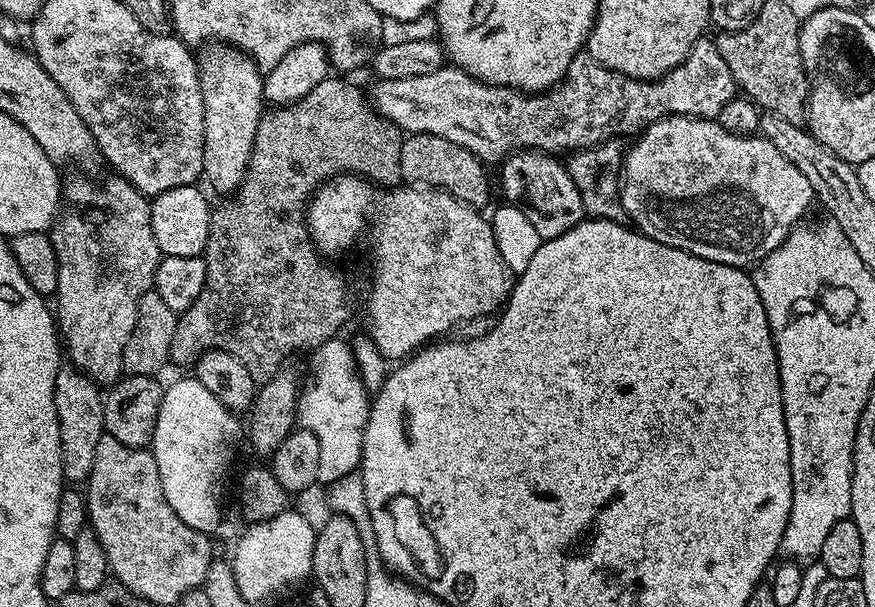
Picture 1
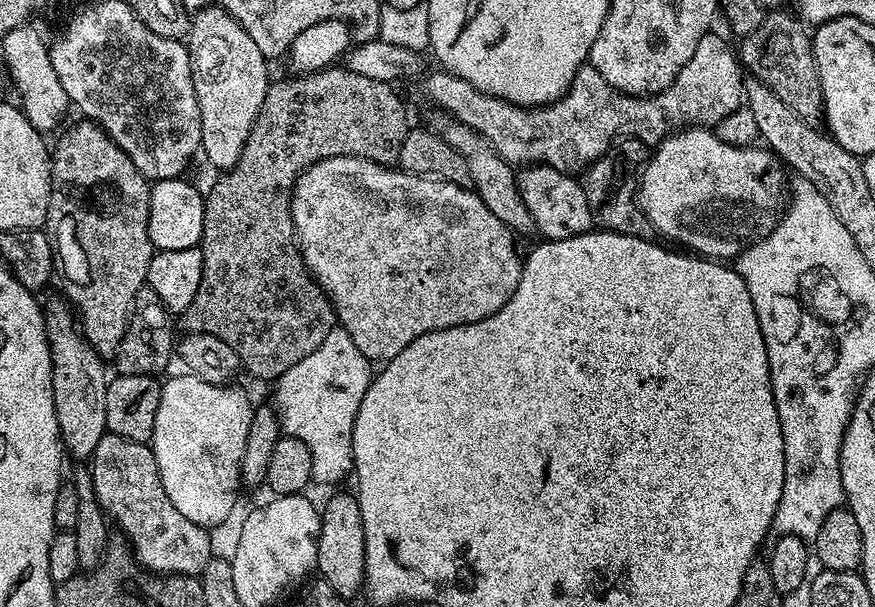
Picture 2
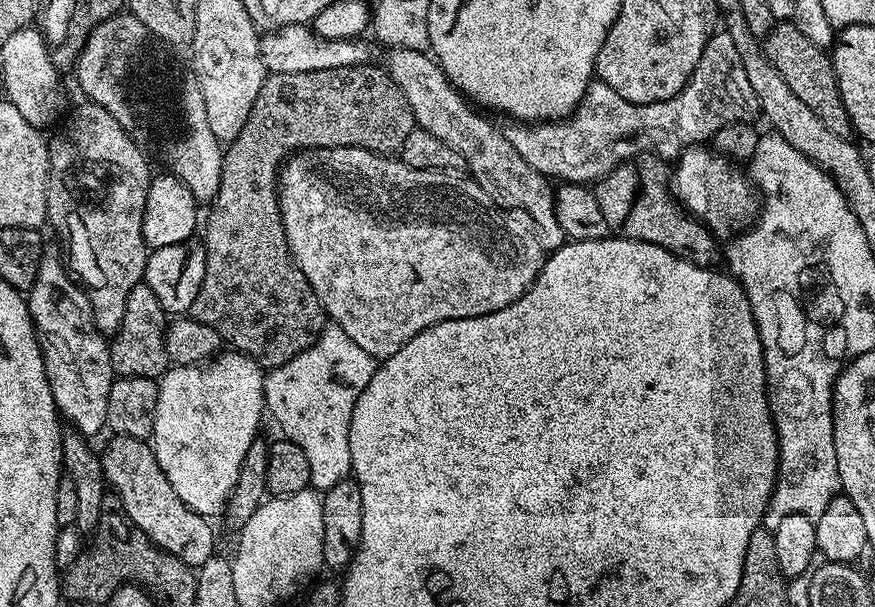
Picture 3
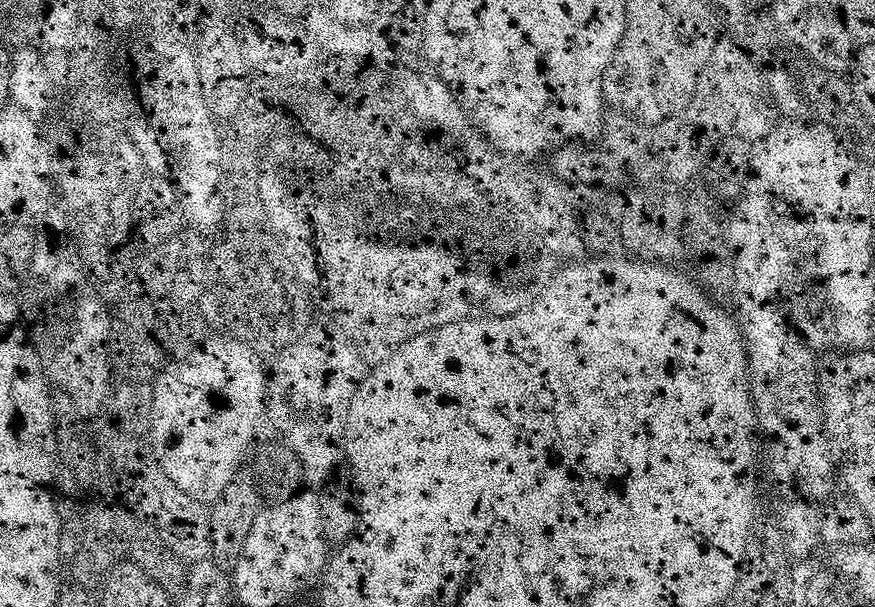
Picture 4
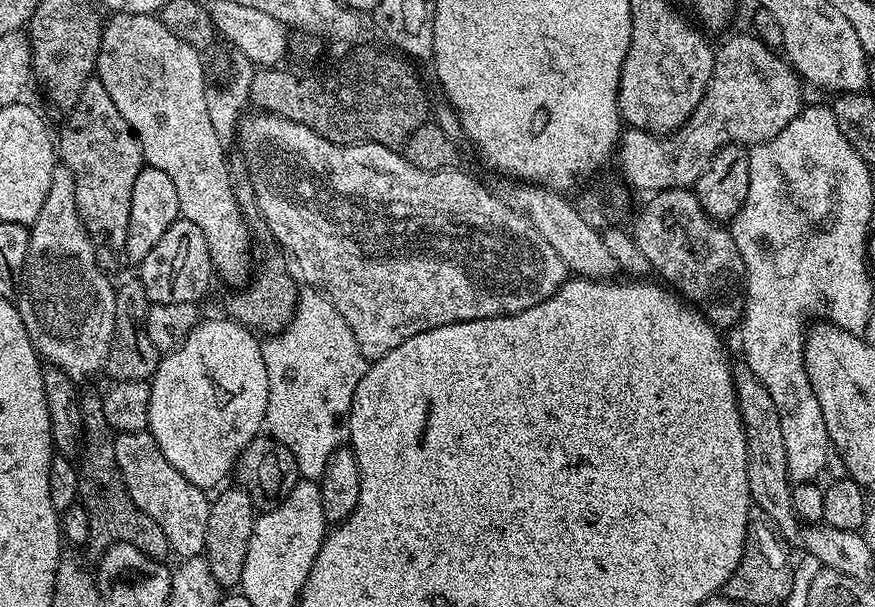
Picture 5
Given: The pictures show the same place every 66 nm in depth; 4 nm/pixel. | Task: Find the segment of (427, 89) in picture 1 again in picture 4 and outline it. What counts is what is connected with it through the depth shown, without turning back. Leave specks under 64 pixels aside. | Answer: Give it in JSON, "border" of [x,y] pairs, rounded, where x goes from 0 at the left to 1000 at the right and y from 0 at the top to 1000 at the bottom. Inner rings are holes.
{"border":[[[835,63],[819,64],[816,82],[811,82],[811,96],[807,109],[802,109],[802,122],[798,122],[798,135],[793,155],[778,178],[757,198],[733,201],[718,188],[706,188],[689,199],[685,213],[686,232],[682,237],[672,234],[646,234],[630,252],[632,290],[643,297],[646,305],[654,303],[709,303],[726,300],[731,306],[741,306],[746,300],[758,300],[763,306],[777,306],[786,297],[800,275],[806,275],[816,239],[830,224],[848,224],[857,232],[865,232],[885,209],[885,173],[875,157],[873,122],[859,99],[859,91],[841,66]]]}

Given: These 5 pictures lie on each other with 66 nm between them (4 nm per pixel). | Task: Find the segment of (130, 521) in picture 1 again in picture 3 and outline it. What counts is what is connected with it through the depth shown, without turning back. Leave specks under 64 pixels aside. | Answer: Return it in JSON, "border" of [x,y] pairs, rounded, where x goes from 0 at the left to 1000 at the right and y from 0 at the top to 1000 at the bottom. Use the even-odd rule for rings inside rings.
{"border":[[[129,717],[128,727],[113,746],[114,766],[119,776],[122,802],[133,809],[137,822],[141,848],[151,858],[153,868],[162,873],[167,886],[174,890],[178,901],[192,909],[195,916],[201,903],[238,903],[238,896],[248,901],[248,885],[234,852],[229,850],[203,814],[199,814],[199,801],[190,794],[190,781],[185,781],[185,768],[181,768],[181,755],[174,746],[174,733],[169,725],[159,725],[147,718]]]}

